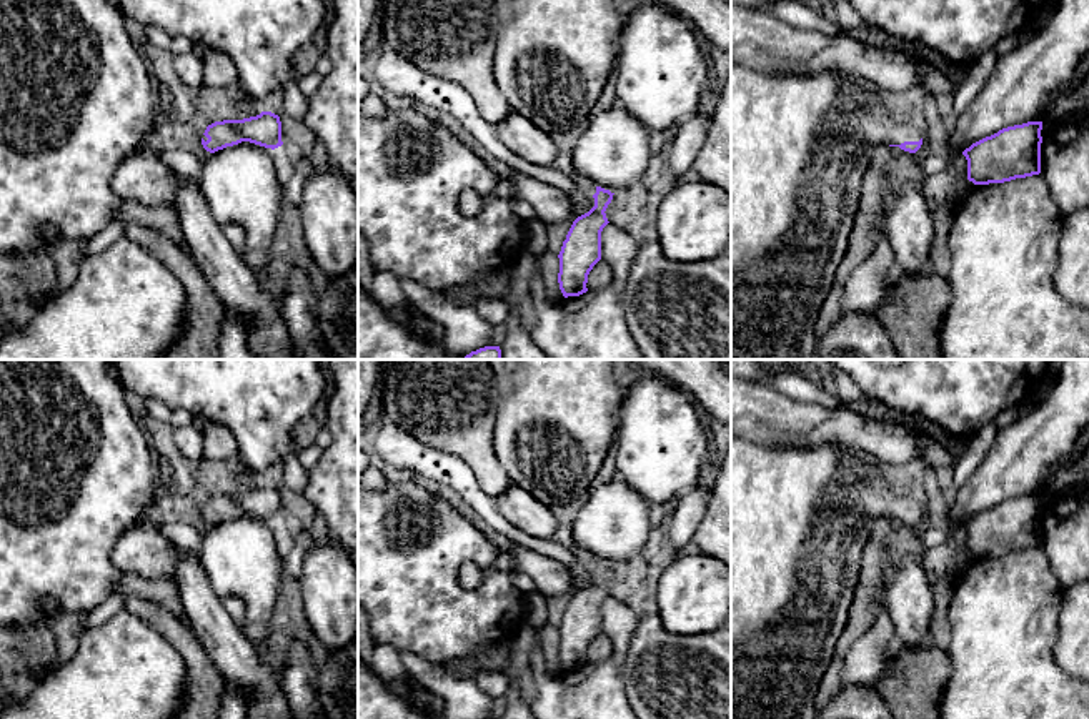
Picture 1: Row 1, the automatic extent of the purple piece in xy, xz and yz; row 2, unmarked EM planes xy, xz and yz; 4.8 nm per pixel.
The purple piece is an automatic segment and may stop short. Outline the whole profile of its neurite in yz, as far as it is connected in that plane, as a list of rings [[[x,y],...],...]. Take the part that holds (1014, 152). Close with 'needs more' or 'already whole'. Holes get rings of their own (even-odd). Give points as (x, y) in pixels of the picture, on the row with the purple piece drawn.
[[[1042,121],[999,130],[962,151],[967,180],[974,185],[1004,183],[1041,173]]] | already whole

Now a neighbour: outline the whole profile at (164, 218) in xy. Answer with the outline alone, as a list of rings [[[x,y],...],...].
[[[123,201],[113,220],[118,220],[123,226],[130,223],[152,226],[186,250],[182,225],[172,203],[147,206],[138,201]]]

